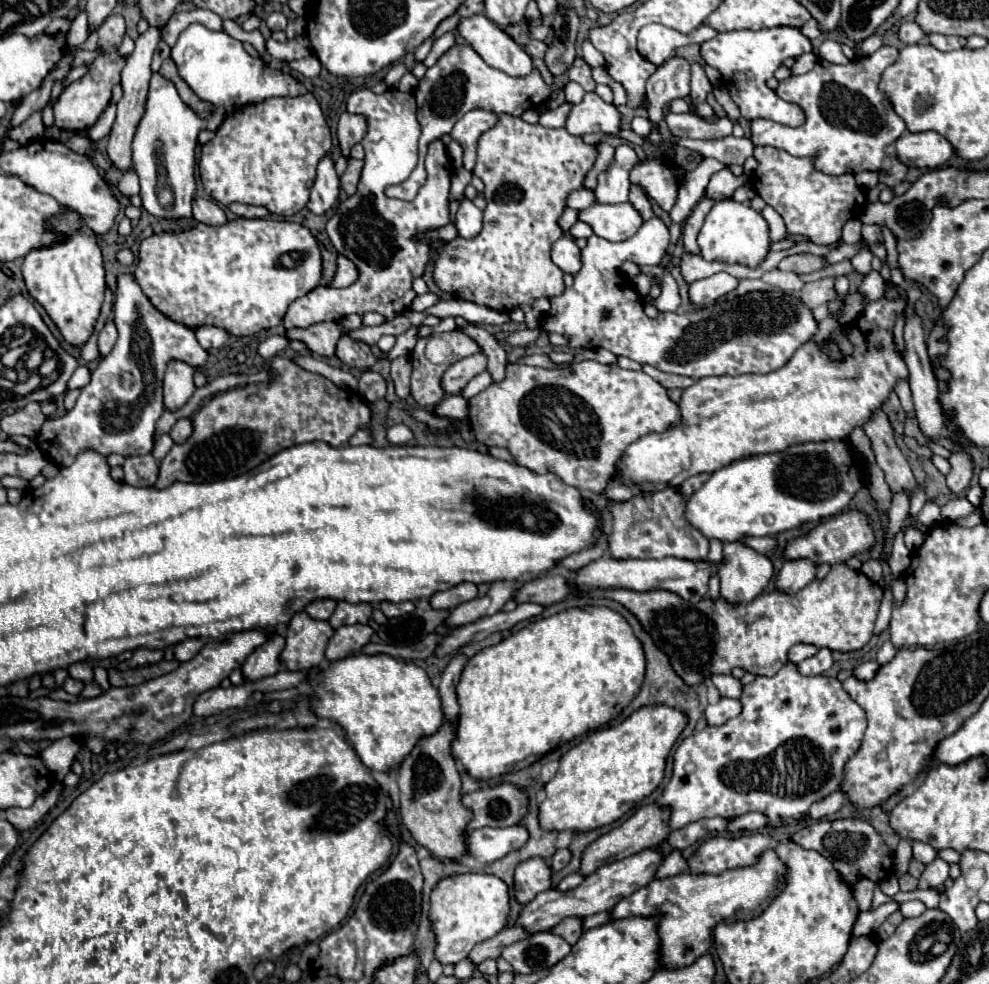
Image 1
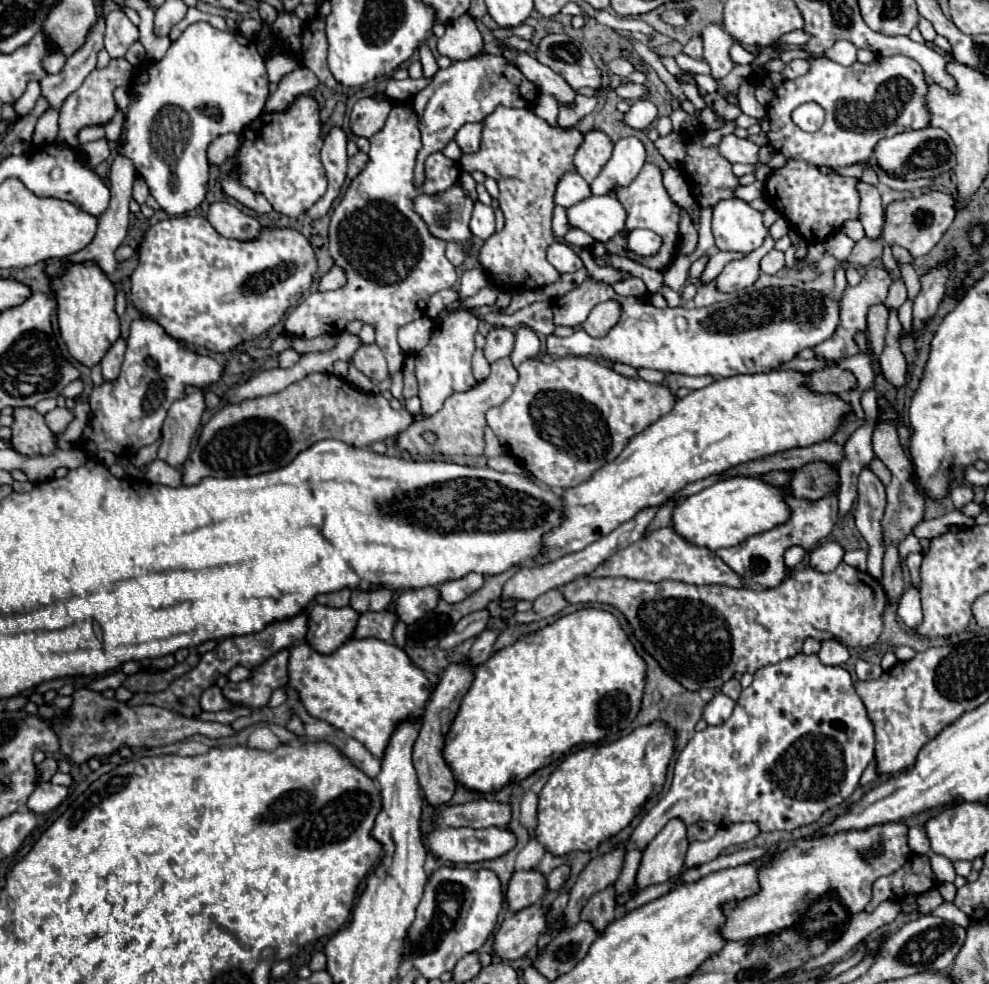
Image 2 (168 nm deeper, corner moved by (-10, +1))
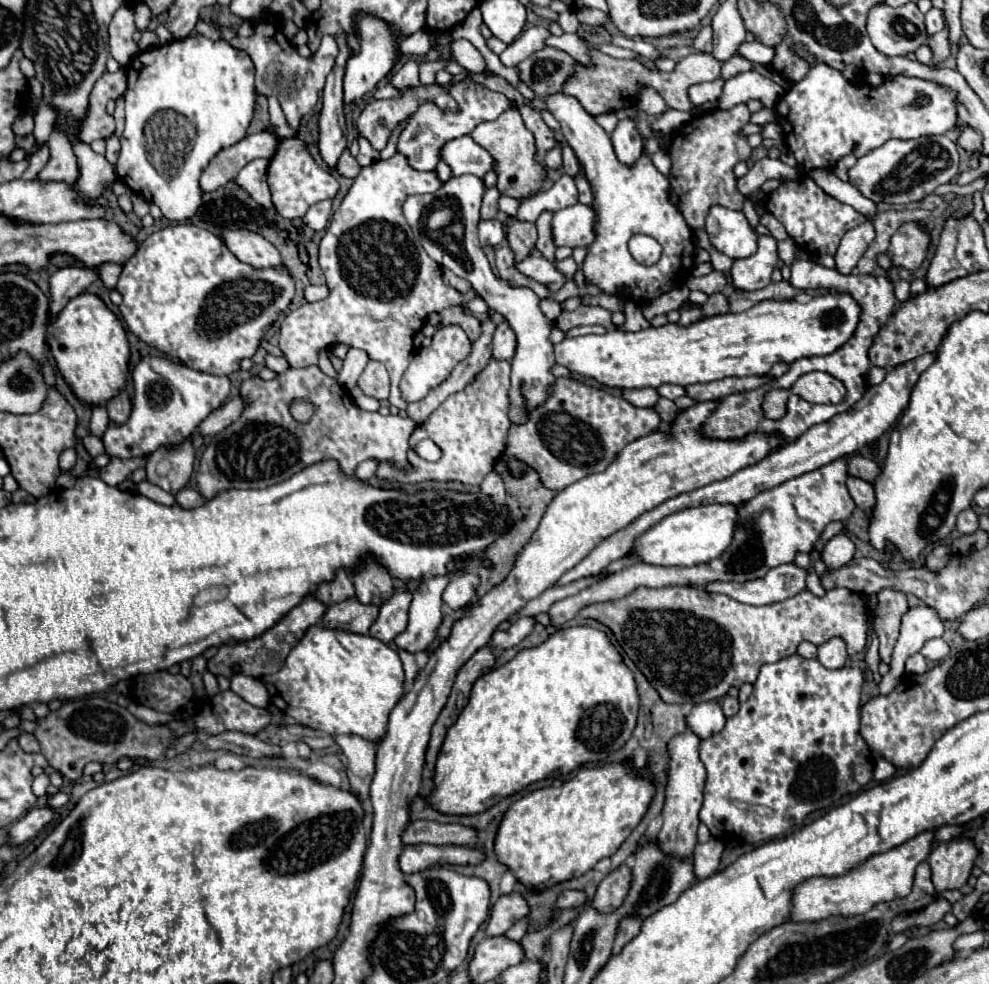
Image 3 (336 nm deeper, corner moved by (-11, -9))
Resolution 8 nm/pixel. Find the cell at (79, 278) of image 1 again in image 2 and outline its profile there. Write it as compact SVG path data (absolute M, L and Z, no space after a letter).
M64 258L46 260L46 276L50 280L50 288L58 294L58 326L60 334L70 350L70 354L82 362L84 366L94 366L102 360L112 342L120 336L120 320L114 312L116 288L108 280L108 276L94 266L94 262L74 262L74 266L66 266L62 270Z

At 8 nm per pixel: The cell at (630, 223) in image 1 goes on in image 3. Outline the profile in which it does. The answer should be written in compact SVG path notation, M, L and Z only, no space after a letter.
M575 204L553 214L551 234L555 246L583 246L587 248L595 240L595 210L585 204Z

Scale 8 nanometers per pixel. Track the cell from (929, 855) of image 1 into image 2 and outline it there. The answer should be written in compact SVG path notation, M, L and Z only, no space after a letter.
M930 852L930 866L932 866L932 870L940 882L954 882L956 872L954 872L952 862L946 856Z

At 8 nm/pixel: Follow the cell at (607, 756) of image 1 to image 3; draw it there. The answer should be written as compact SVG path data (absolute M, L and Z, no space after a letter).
M625 764L583 768L561 786L545 786L513 802L499 824L495 856L523 886L535 890L583 876L601 858L617 852L645 816L653 792L653 784L629 774Z

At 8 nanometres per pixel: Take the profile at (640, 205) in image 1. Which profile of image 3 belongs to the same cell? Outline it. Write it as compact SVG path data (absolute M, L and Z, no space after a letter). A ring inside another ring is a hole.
M551 94L545 98L545 102L555 120L561 124L561 134L579 158L593 192L591 206L597 214L597 224L595 240L587 248L587 256L581 264L585 284L601 288L601 292L607 296L617 296L621 290L627 290L627 298L637 306L649 304L671 288L683 286L693 272L695 242L691 228L687 228L681 212L671 202L669 178L653 166L647 154L643 154L633 166L621 164L613 152L607 132L583 110L575 98ZM633 234L653 236L663 246L663 254L657 264L643 266L629 254L627 240Z

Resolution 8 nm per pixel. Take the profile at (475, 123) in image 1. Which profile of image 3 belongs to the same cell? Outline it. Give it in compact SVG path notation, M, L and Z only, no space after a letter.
M461 136L459 140L449 140L443 146L441 160L451 168L453 176L463 174L475 174L485 176L485 172L491 168L491 154L481 148L471 136Z

